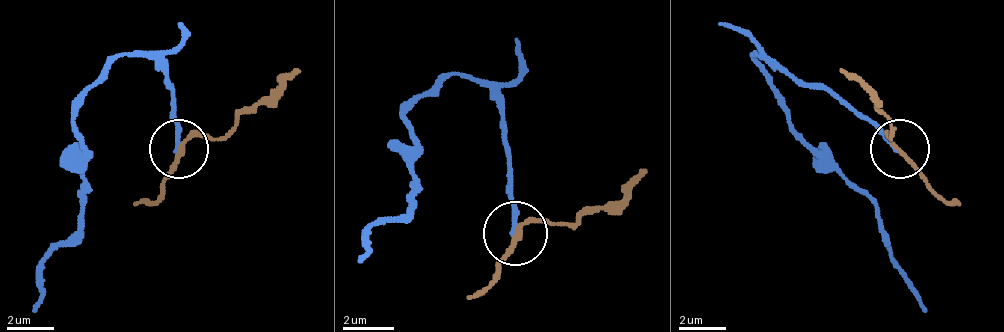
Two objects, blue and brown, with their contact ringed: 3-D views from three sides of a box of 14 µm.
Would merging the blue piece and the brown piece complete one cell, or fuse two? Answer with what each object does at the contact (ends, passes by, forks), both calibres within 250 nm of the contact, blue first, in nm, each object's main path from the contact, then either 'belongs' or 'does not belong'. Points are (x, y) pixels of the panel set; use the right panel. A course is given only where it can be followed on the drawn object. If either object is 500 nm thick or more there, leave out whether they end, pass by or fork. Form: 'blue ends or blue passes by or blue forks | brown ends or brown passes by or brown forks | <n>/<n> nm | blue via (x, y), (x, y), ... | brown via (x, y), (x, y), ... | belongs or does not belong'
blue ends | brown passes by | 180/170 nm | blue via (898, 150), (827, 90), (791, 78), (755, 55), (749, 55), (791, 126), (874, 203), (916, 298), (928, 310) | brown via (898, 150), (886, 138), (892, 138), (880, 102), (839, 67) | does not belong

